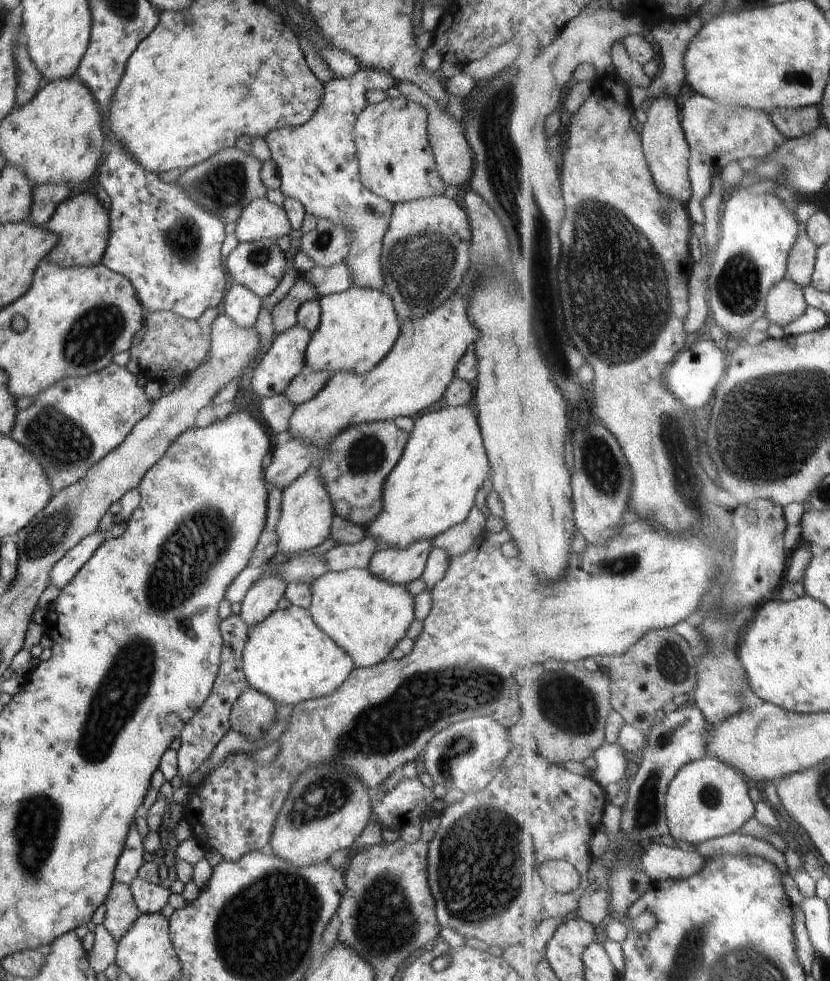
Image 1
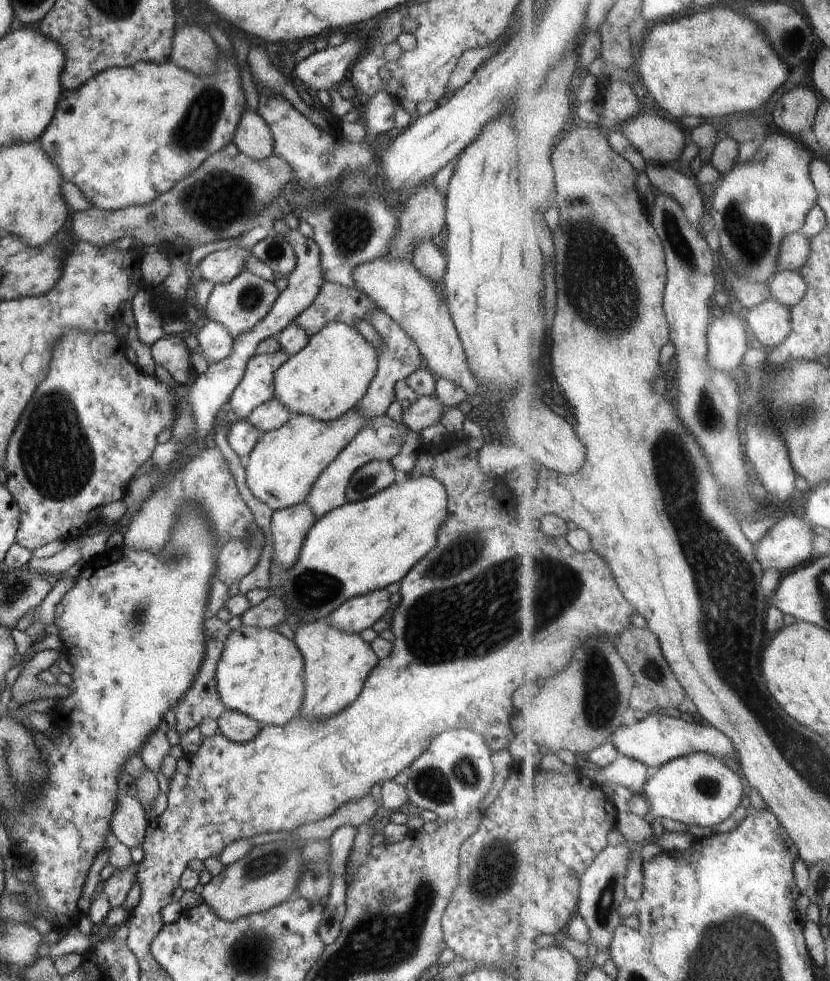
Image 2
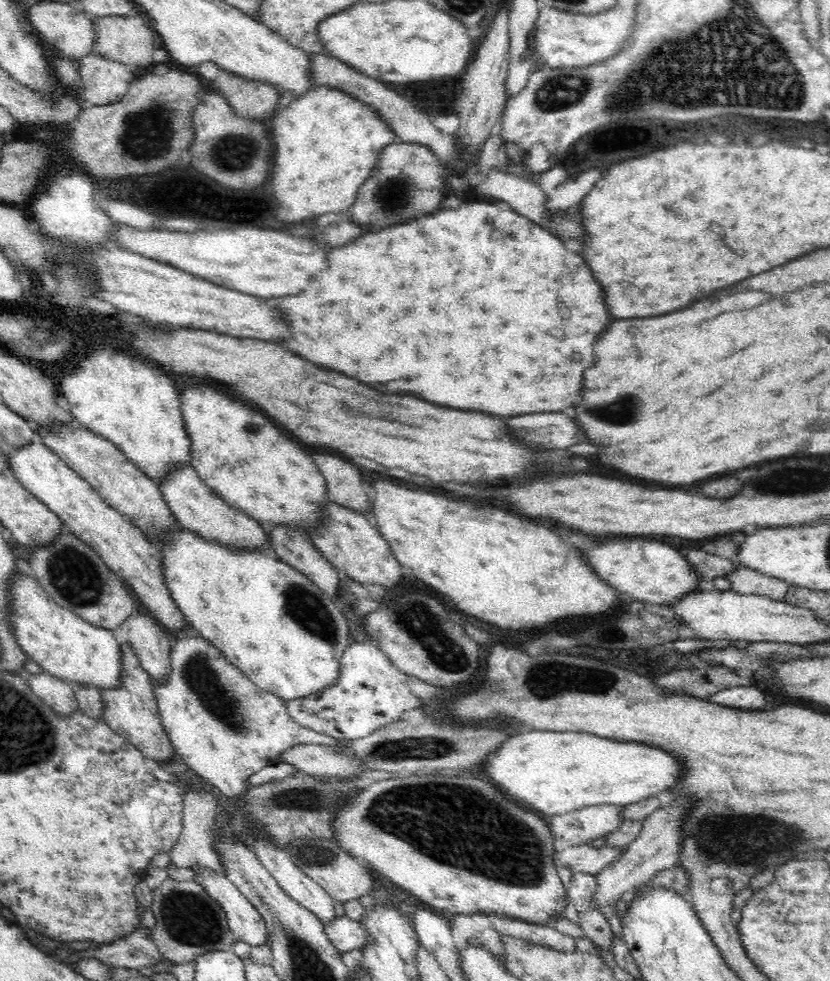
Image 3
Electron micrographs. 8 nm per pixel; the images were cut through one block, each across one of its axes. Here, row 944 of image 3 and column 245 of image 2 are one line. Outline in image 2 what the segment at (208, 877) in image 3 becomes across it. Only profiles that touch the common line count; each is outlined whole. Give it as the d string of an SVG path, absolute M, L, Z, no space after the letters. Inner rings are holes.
M240 247L214 251L200 262L201 276L214 286L226 284L244 271L243 264L248 255L252 255L251 249L247 251Z

